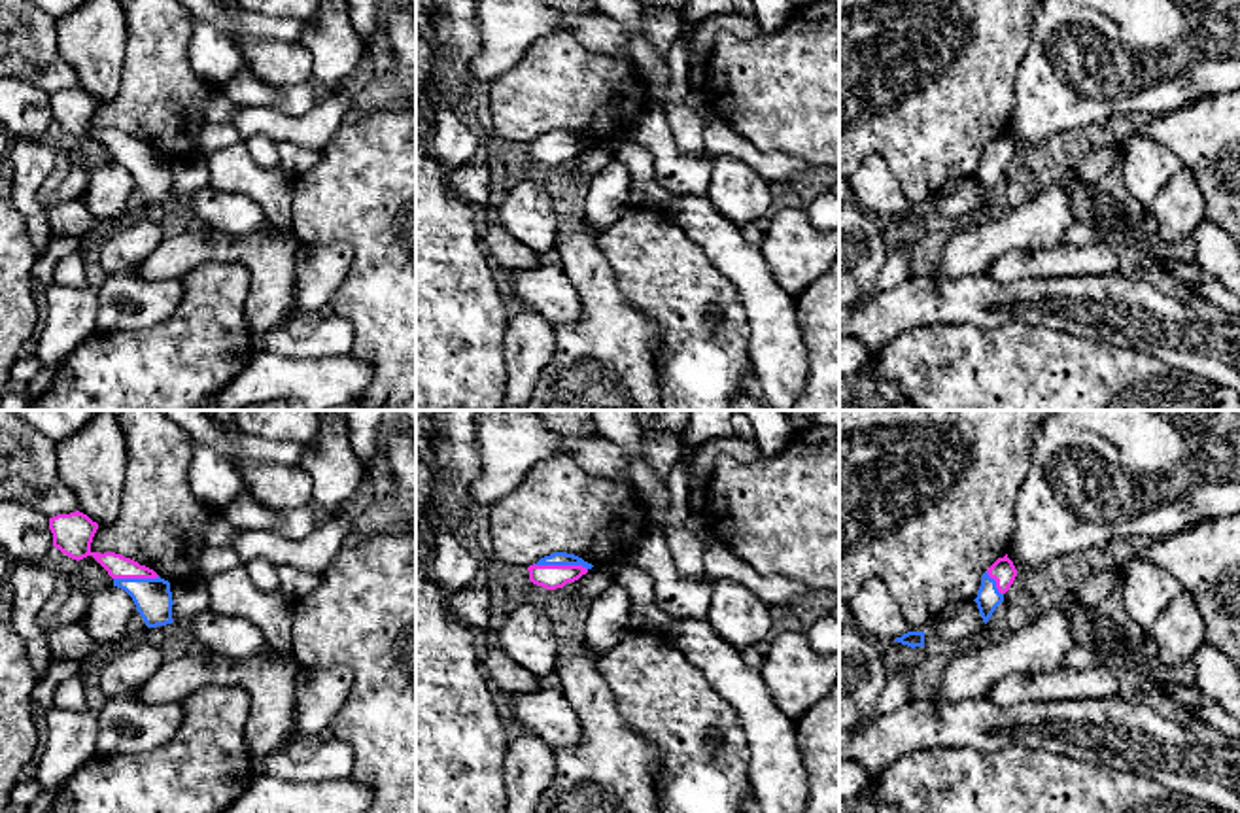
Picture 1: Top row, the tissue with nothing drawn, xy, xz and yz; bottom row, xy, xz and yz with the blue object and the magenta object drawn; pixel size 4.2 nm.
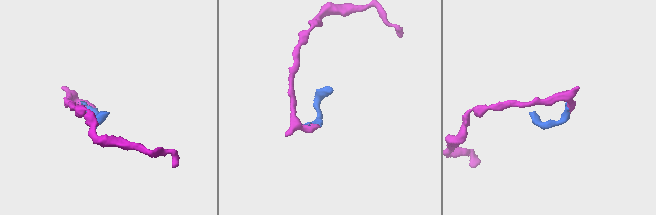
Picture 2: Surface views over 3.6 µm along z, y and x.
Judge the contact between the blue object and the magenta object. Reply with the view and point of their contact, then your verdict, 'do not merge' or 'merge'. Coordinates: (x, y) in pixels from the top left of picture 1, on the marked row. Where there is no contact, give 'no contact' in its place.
xz (560, 564) | merge

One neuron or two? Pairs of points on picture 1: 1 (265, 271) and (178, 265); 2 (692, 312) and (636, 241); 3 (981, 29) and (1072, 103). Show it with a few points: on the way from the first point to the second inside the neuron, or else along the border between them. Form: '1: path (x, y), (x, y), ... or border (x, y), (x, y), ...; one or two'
1: path (244, 250), (199, 250); one
2: path (685, 295), (658, 269), (653, 258); one
3: border (1033, 19), (1029, 48), (1019, 65), (1012, 104); two

